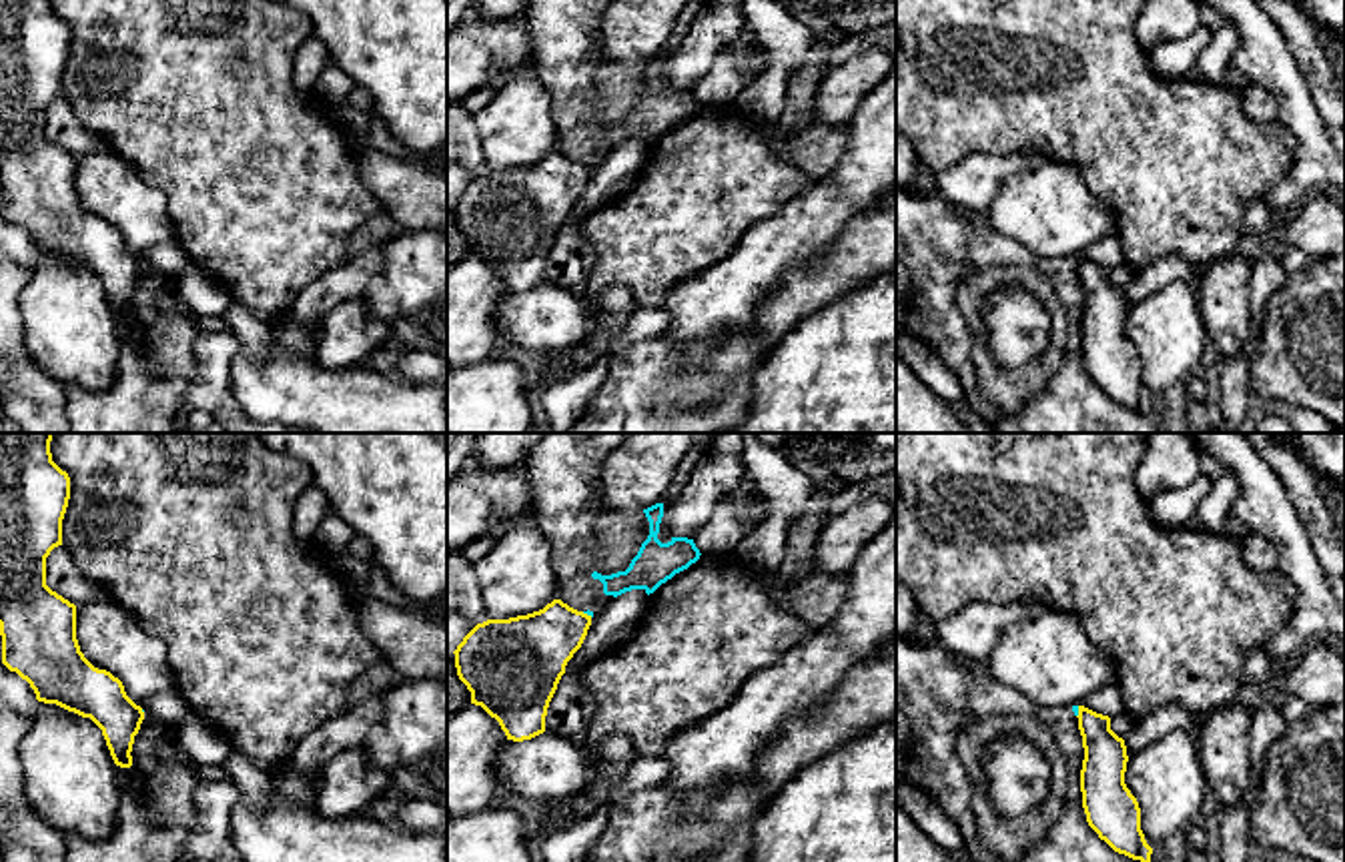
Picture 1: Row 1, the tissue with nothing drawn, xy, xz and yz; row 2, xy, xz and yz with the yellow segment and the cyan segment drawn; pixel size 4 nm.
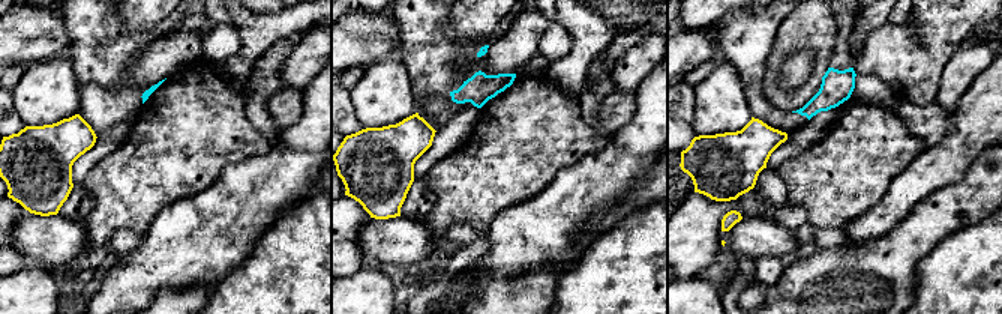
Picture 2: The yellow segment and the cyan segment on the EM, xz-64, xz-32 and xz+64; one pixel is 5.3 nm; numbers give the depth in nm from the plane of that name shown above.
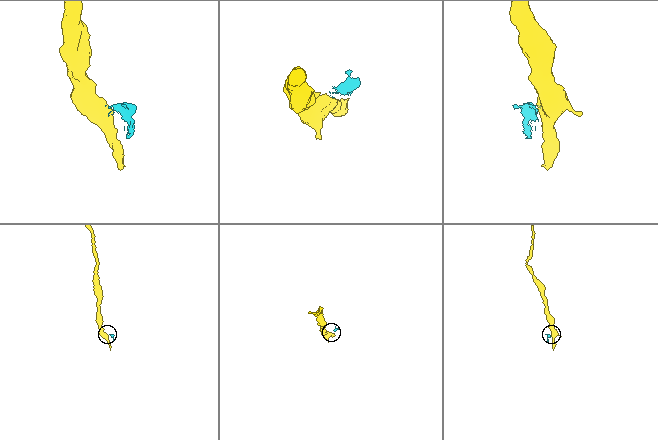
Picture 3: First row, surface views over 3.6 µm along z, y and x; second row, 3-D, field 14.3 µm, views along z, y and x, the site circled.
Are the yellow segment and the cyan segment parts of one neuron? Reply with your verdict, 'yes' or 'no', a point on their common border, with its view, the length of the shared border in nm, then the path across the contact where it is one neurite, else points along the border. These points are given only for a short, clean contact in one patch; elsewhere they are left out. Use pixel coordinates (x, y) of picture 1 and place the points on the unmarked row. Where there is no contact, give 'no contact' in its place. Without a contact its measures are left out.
no | yz (1079, 263) | 50 nm | along yz (1079, 257), (1077, 267)

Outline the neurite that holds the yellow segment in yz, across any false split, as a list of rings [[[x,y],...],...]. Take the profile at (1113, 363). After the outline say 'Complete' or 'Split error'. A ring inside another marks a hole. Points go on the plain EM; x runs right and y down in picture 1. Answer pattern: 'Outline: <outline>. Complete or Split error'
Outline: [[[1078,257],[1076,269],[1084,299],[1080,343],[1088,377],[1114,403],[1151,415],[1153,399],[1141,381],[1141,359],[1125,335],[1125,291],[1110,281],[1108,267]]]. Complete

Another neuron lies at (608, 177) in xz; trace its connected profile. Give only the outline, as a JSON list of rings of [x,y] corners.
[[[631,140],[617,146],[605,160],[593,164],[581,198],[565,217],[565,225],[579,225],[589,212],[599,208],[613,192],[623,188],[647,158],[645,140]]]

